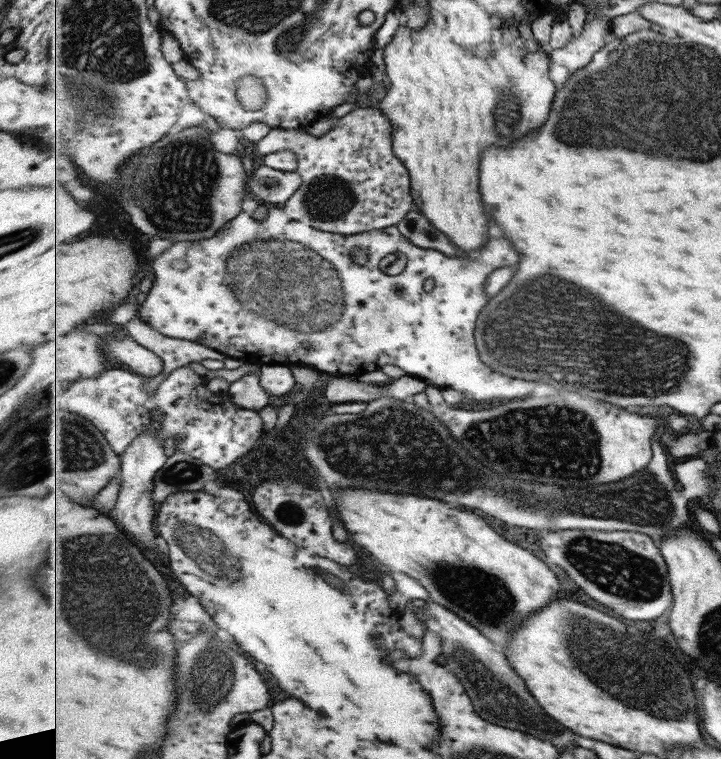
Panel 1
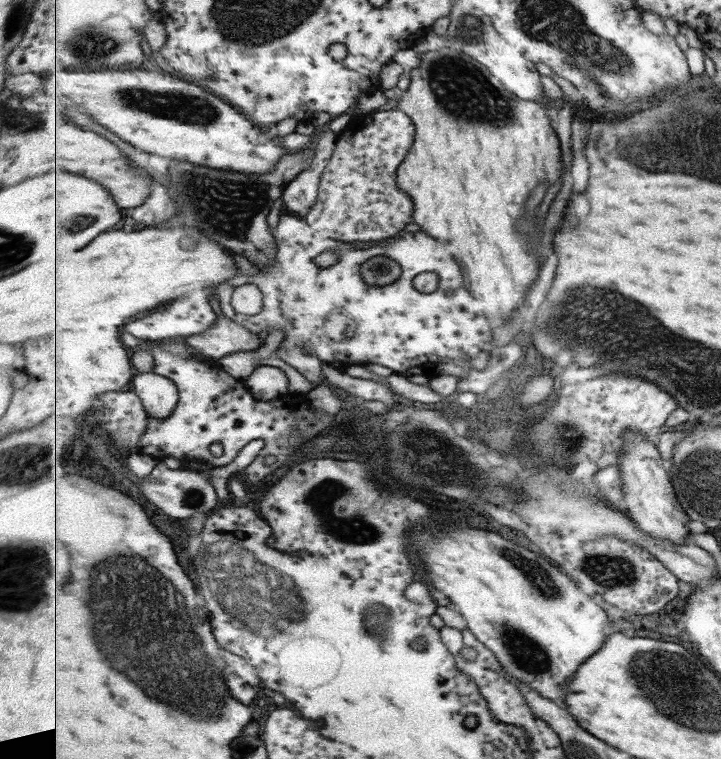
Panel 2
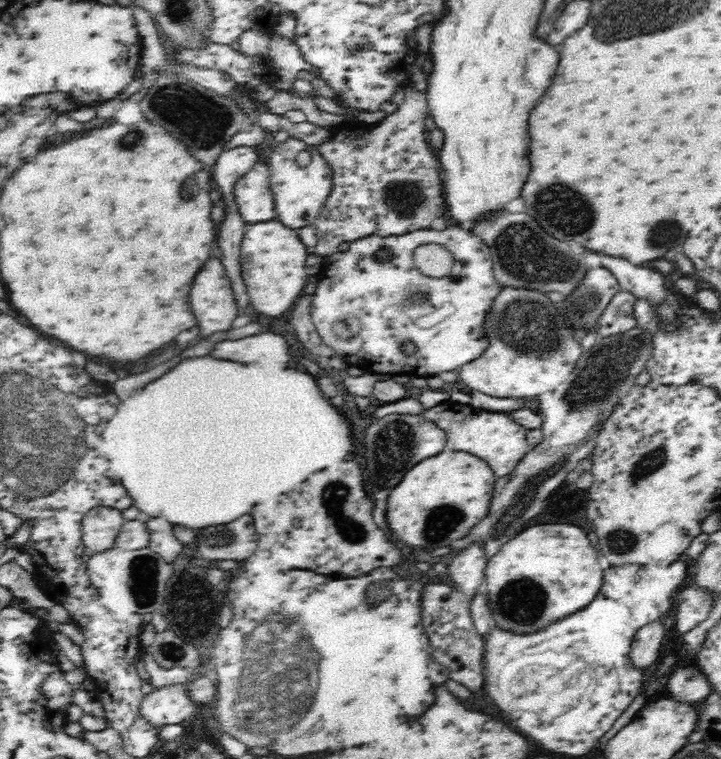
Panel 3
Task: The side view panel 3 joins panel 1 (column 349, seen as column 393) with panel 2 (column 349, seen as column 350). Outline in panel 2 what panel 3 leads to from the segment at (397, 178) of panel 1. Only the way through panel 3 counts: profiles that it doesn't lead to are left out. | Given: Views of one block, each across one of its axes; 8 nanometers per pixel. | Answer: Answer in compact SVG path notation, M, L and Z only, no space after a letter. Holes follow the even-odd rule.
M397 108L369 112L338 134L336 147L323 173L318 200L303 217L317 232L350 242L391 239L414 221L416 204L397 183L398 170L415 142L416 124Z

